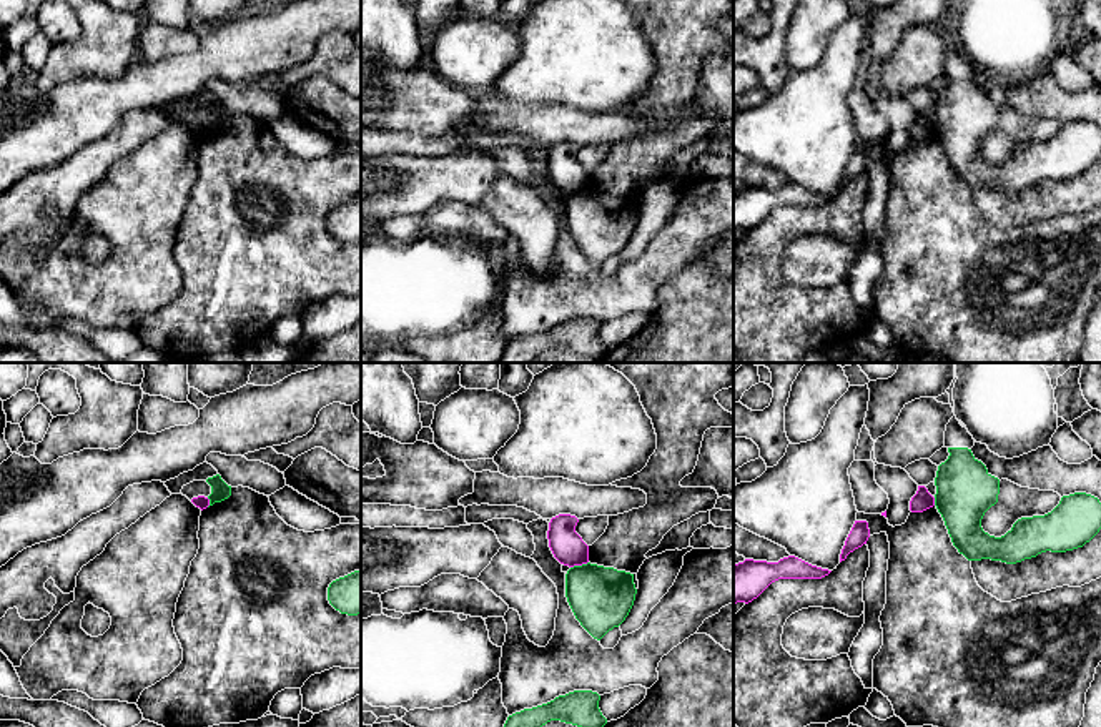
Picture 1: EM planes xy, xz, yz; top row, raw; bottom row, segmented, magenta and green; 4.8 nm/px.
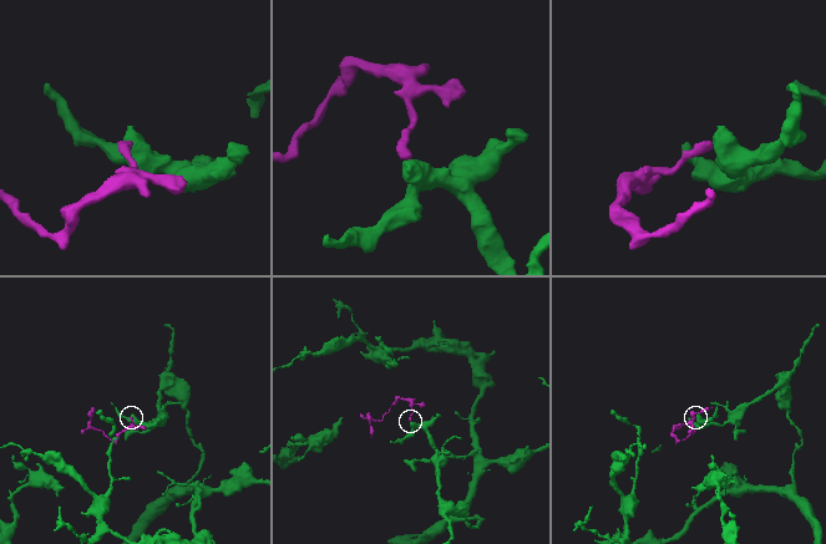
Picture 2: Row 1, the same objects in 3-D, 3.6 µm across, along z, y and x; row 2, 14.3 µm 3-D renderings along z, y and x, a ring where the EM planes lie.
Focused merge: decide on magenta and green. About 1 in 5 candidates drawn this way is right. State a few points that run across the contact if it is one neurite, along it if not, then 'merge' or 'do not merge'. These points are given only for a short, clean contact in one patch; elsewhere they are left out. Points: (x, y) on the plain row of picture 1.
xz (587, 188), (571, 195) | do not merge

